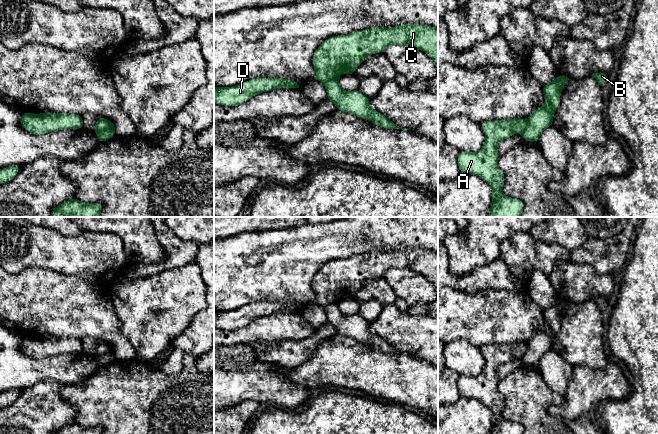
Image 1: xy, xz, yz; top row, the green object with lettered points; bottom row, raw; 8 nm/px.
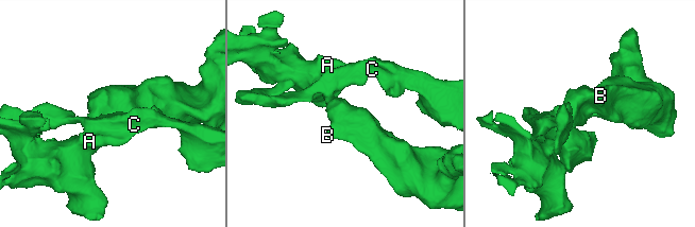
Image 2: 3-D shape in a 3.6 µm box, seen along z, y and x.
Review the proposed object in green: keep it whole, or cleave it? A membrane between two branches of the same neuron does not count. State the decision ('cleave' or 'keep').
cleave

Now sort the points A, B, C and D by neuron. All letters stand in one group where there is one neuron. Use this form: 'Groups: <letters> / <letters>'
Groups: A C D / B

